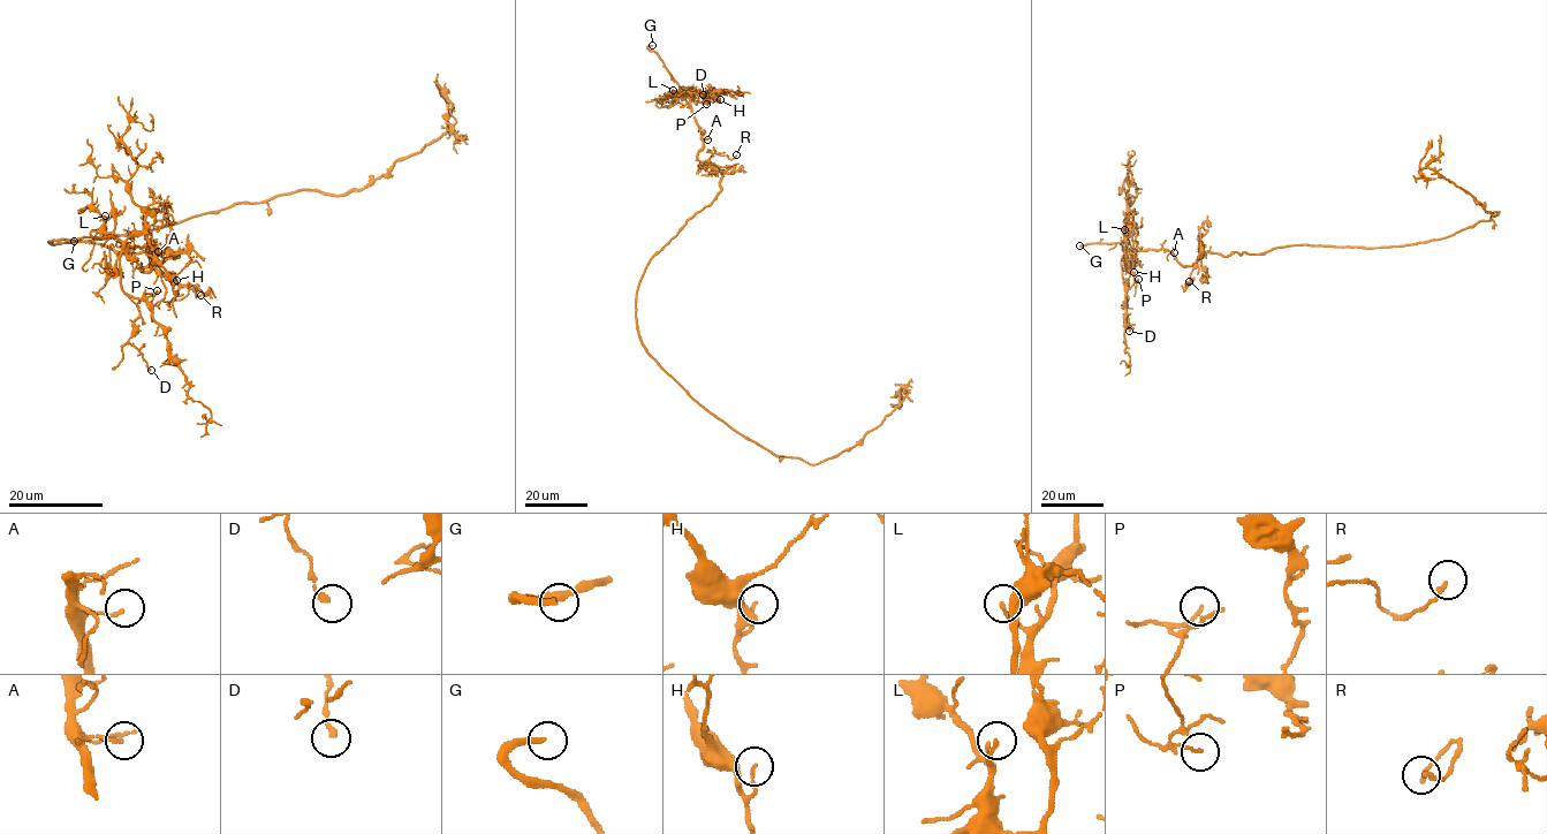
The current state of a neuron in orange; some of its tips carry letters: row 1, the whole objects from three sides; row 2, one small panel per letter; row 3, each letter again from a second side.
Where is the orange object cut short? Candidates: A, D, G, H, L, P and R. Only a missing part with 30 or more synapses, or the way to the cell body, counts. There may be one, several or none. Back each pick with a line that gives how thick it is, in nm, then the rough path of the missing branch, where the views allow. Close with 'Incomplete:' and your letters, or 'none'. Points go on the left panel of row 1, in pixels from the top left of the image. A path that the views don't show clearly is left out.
G: 200 nm thick; missing branch runs (74, 241), (98, 230), (107, 221), (110, 159), (106, 133), (111, 124)
H: 110 nm thick; missing branch runs (176, 280), (181, 286), (188, 286), (203, 302), (213, 328)
Incomplete: G, H

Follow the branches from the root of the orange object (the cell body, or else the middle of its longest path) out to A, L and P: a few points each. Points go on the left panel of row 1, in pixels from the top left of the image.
A: (48, 241), (84, 240), (119, 252), (179, 250), (142, 271), (158, 251)
L: (48, 241), (177, 257), (142, 271), (151, 270), (149, 248), (124, 247), (105, 229), (105, 215)
P: (48, 241), (179, 250), (150, 271), (145, 245), (121, 252), (121, 288), (151, 304), (157, 290)

